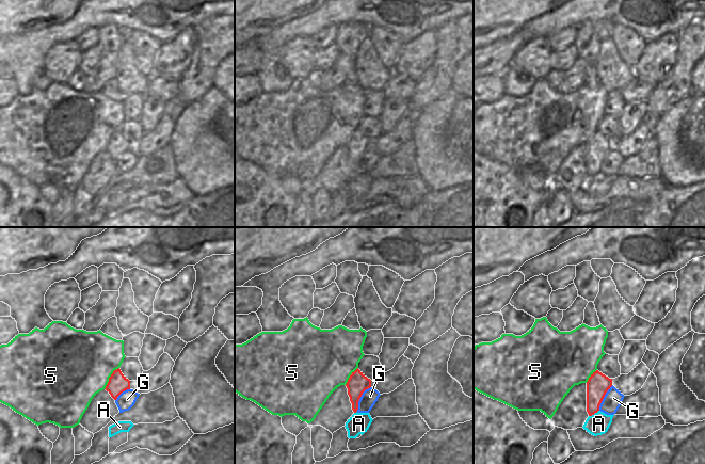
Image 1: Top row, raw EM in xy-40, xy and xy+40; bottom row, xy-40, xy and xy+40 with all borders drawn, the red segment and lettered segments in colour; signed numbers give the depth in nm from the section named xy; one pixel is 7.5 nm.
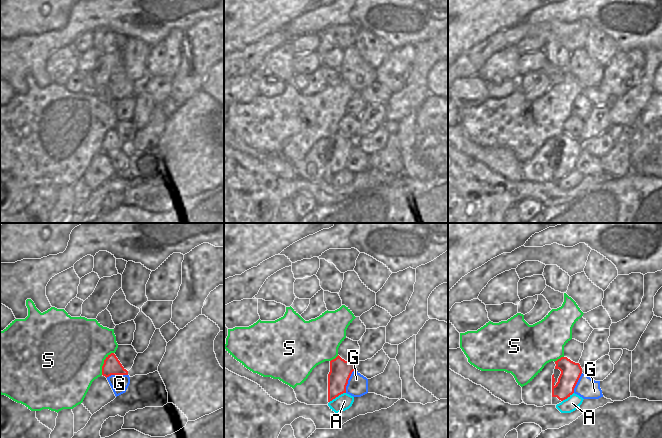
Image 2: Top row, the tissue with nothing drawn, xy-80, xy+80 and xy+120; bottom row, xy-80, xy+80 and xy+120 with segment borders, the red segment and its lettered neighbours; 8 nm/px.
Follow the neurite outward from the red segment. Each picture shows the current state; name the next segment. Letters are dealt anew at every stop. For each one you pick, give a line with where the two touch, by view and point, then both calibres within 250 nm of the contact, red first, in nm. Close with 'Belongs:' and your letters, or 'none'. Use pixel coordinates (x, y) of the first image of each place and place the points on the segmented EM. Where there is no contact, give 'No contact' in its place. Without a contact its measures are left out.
Belongs: none

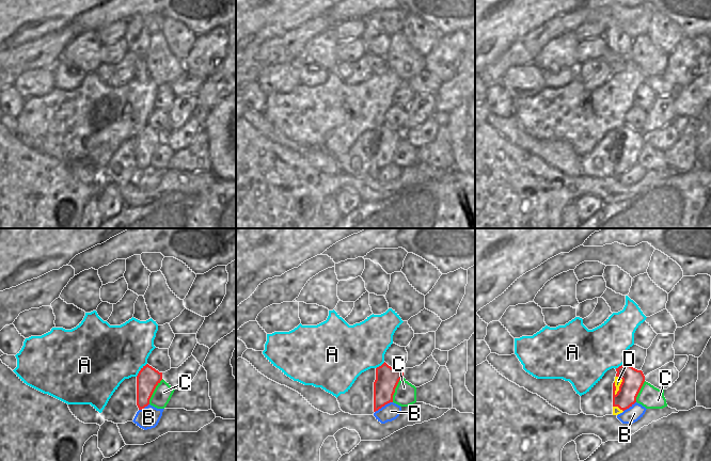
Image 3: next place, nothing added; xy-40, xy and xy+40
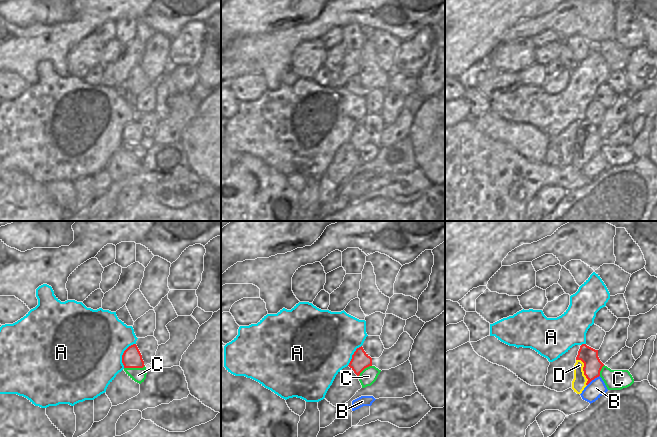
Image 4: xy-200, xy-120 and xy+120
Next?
D: Touches red at xy+40 (620, 385). Thickness 160 nm (red) against 60 nm
Belongs: D

